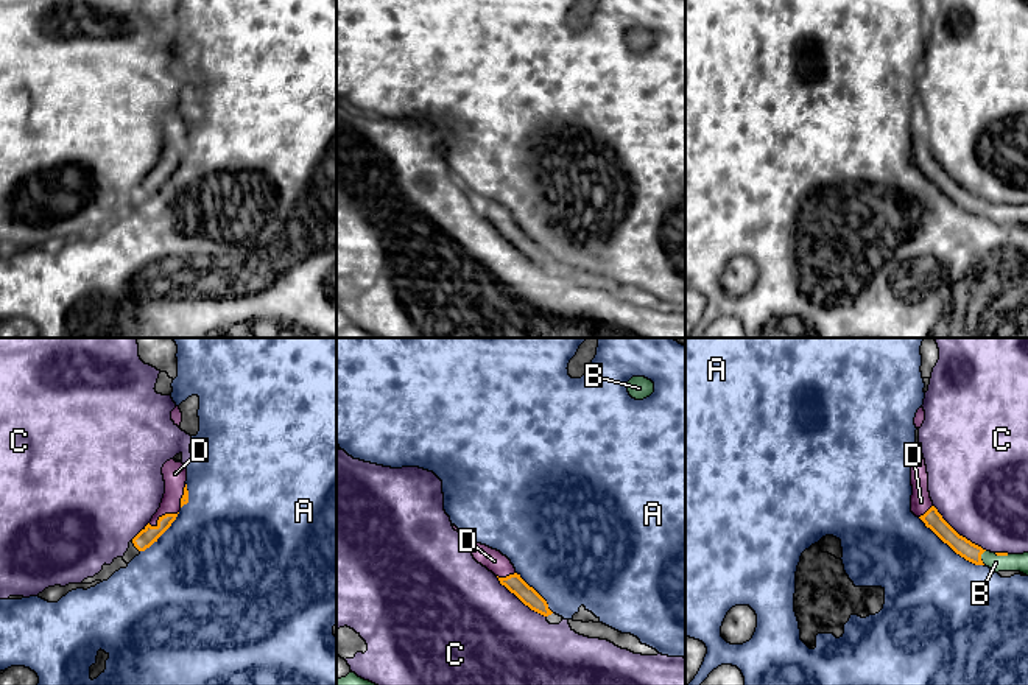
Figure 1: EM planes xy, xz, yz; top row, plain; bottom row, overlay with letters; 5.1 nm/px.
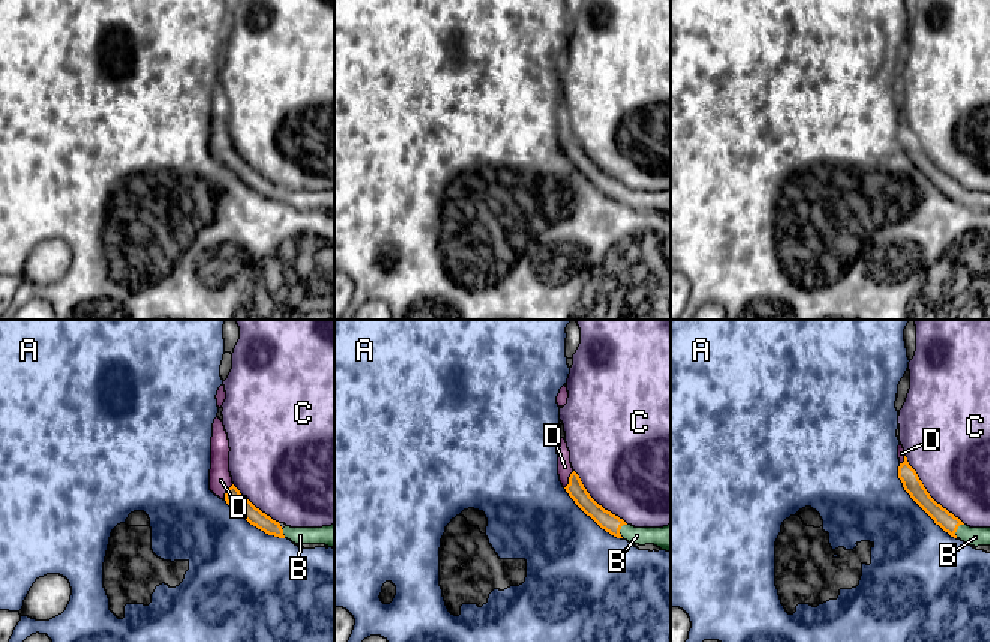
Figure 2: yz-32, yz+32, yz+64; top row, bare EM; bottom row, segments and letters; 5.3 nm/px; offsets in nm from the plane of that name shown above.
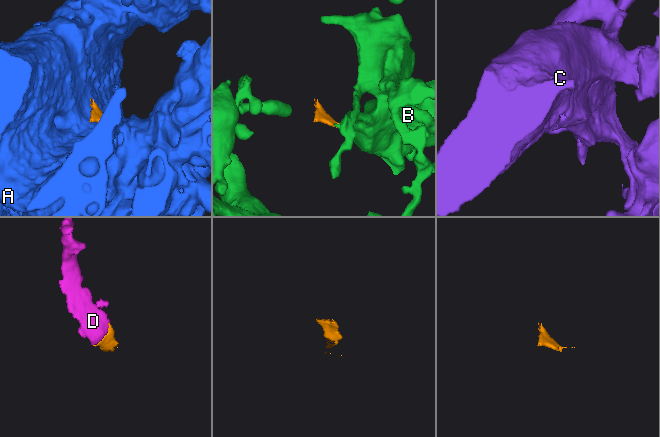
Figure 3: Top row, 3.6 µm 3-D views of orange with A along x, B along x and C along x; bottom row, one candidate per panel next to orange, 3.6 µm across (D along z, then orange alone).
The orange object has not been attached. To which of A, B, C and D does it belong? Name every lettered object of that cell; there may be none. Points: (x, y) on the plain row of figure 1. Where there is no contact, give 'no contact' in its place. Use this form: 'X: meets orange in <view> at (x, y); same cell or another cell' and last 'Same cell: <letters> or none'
A: meets orange in yz at (950, 198); another cell
B: meets orange in yz at (980, 209); same cell
C: meets orange in yz at (957, 184); another cell
D: meets orange in xy at (162, 167); same cell
Same cell: B, D

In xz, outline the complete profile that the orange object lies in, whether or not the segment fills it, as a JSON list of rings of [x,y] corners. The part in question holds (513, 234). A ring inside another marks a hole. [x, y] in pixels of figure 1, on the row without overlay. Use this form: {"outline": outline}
{"outline": [[[466,187],[464,191],[474,210],[492,223],[498,229],[500,235],[514,244],[525,257],[544,268],[553,265],[548,260],[547,252],[516,224],[514,216],[506,207],[486,196],[477,195]]]}

